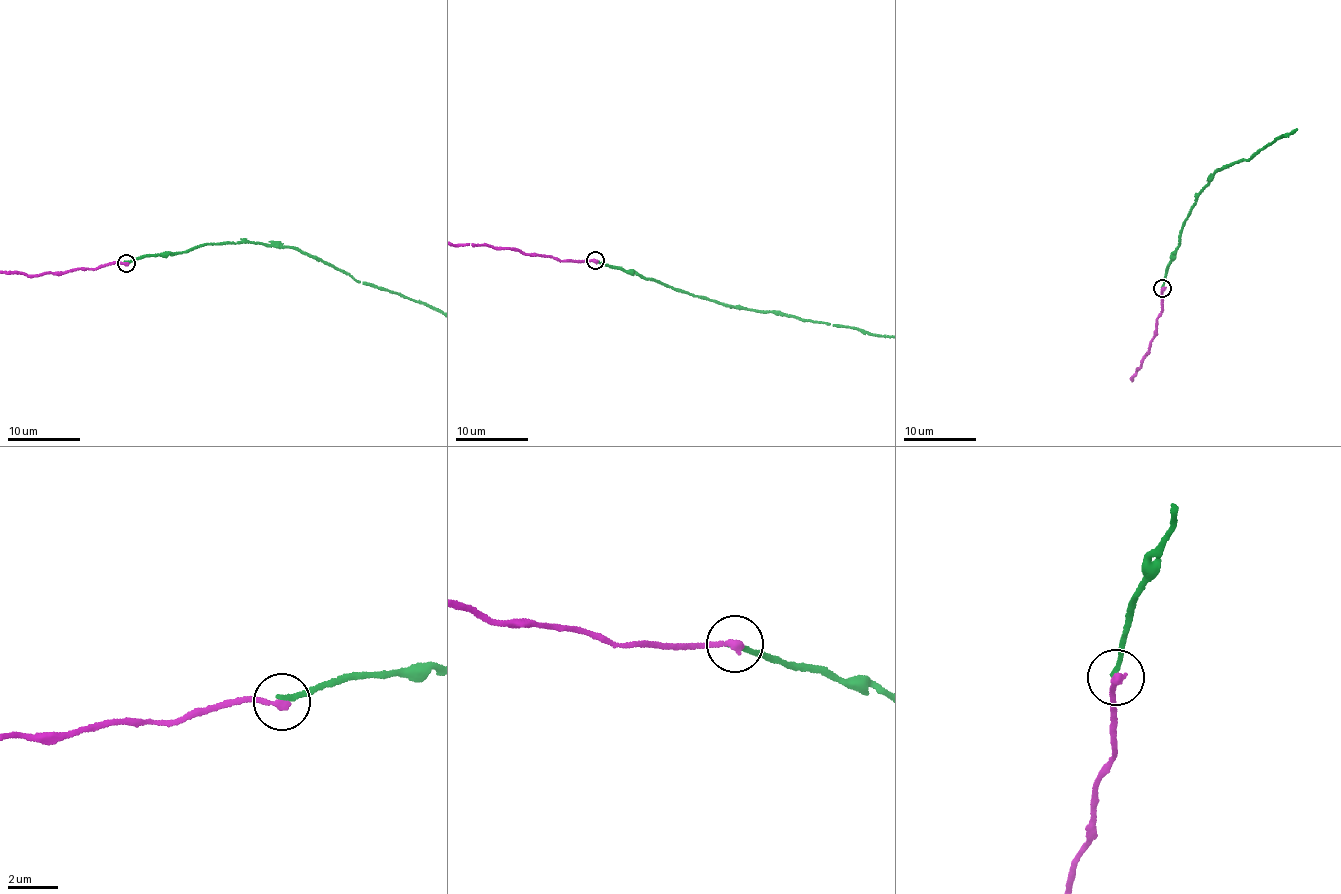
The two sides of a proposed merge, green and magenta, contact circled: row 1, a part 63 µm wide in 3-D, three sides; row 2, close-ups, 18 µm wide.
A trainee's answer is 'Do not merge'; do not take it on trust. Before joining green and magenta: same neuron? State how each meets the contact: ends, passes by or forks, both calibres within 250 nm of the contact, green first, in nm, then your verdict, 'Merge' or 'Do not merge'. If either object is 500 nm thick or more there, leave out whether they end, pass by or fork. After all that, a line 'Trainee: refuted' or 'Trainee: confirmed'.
At the ring green ends. At the ring magenta ends. Thickness 200 nm (green) against 280 nm. Do not merge
Trainee: confirmed

